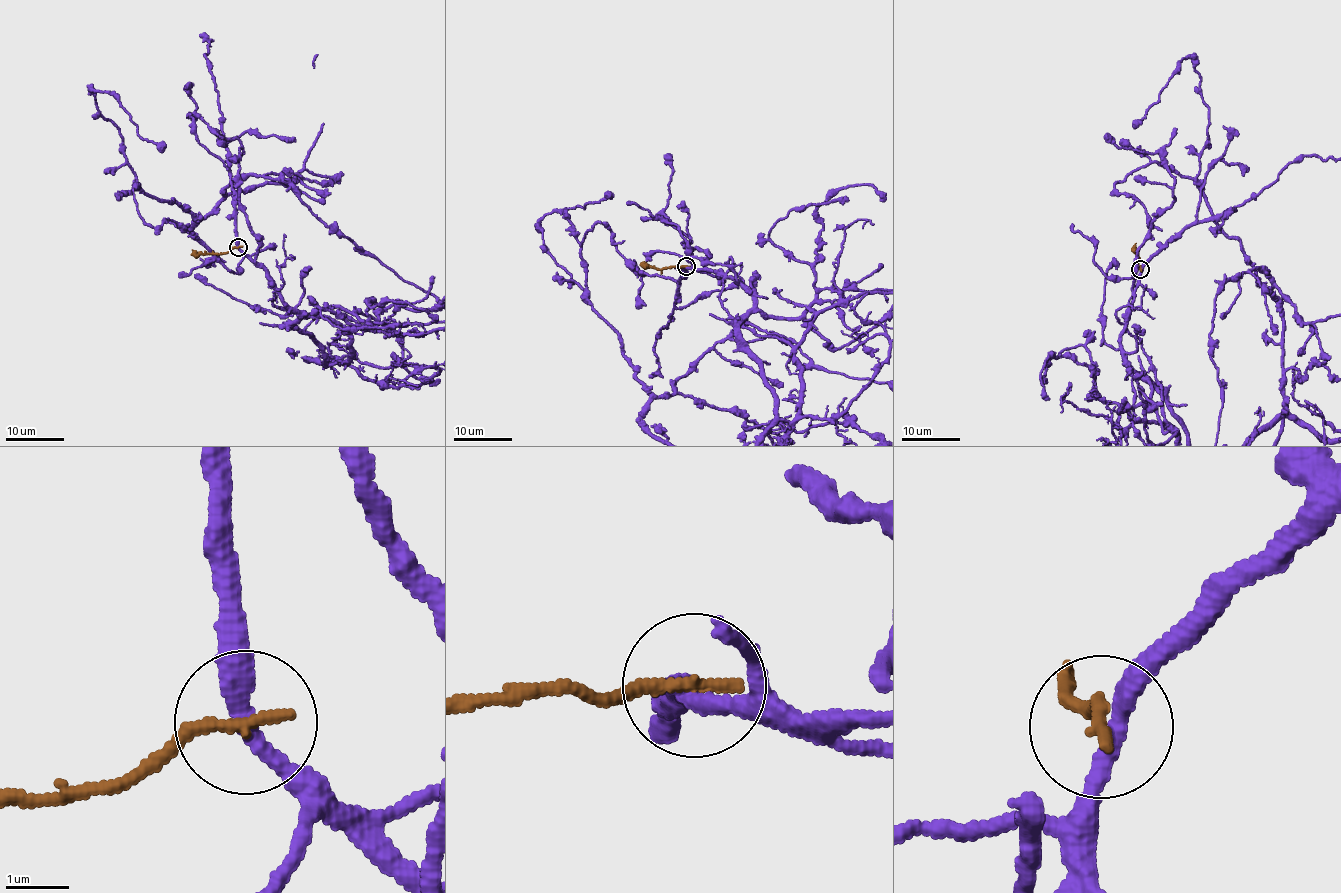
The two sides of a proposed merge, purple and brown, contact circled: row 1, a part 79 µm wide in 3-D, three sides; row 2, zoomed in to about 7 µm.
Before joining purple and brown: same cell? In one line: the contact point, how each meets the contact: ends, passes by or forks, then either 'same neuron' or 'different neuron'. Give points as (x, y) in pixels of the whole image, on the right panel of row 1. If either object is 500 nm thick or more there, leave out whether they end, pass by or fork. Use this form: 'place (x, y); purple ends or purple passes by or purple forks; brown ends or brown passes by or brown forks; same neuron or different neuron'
place (1140, 269); purple passes by; brown ends; different neuron

